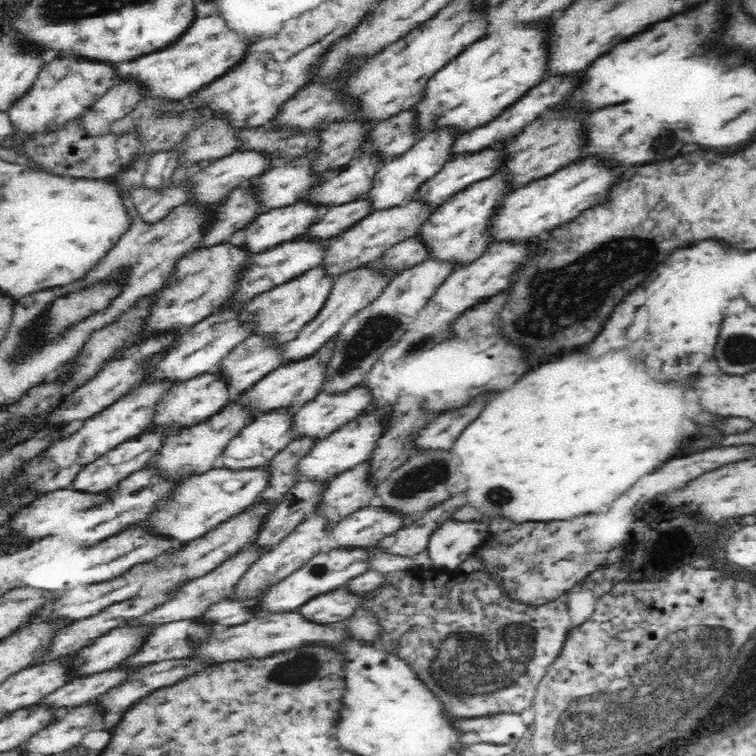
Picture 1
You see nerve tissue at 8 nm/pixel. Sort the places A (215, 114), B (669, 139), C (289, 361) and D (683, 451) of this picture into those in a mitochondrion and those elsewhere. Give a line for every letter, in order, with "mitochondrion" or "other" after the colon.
A: other
B: other
C: other
D: other

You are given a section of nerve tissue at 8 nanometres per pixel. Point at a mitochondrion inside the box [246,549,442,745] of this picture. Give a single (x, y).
(304, 667)

